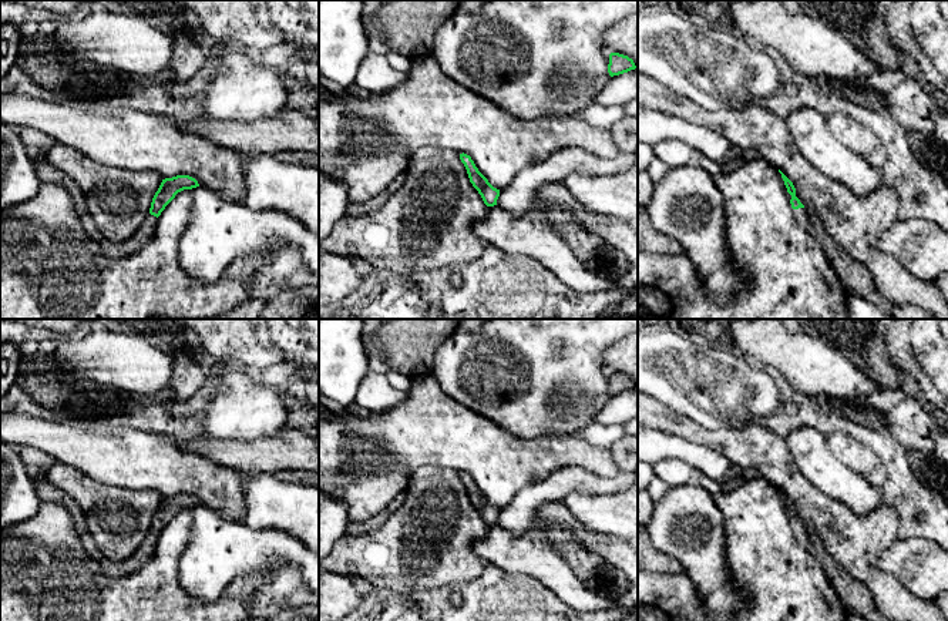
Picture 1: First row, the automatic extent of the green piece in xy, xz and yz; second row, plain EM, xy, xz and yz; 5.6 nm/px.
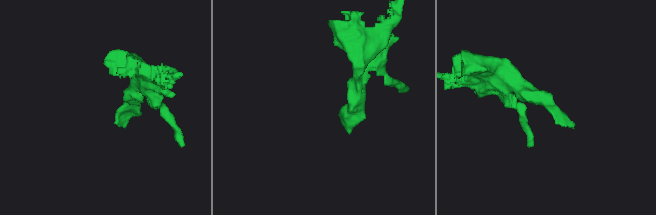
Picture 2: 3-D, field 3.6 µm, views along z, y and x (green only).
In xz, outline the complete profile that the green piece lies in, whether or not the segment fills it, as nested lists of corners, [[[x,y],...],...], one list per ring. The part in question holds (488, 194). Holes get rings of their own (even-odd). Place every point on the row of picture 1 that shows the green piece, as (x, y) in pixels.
[[[460,154],[460,160],[464,164],[470,182],[473,187],[478,191],[481,195],[484,204],[487,207],[494,207],[497,205],[497,199],[500,197],[500,189],[494,188],[488,179],[478,171],[475,167],[474,161],[471,160],[470,155],[467,154]]]

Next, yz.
[[[780,169],[779,172],[781,174],[787,192],[791,195],[790,204],[799,224],[818,242],[846,292],[858,295],[871,302],[880,310],[891,313],[894,308],[892,303],[877,291],[868,269],[855,261],[833,236],[830,236],[816,216],[804,209],[804,205],[796,197],[793,182]]]

